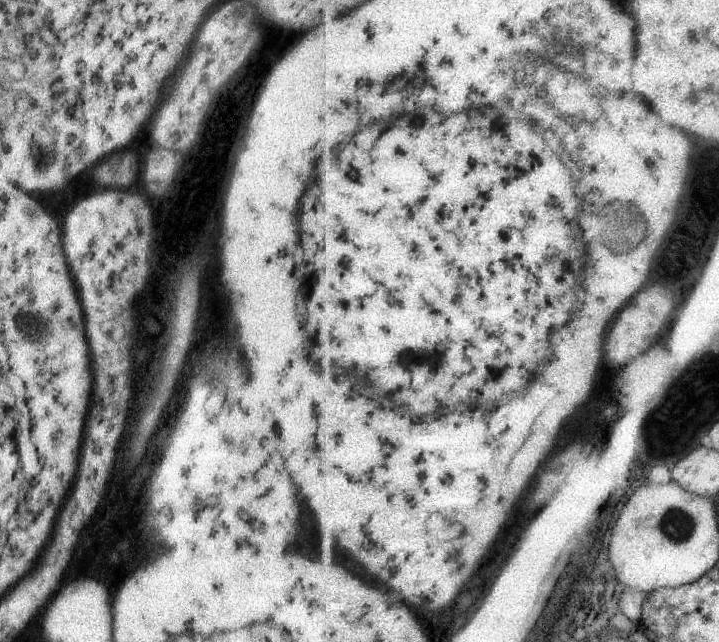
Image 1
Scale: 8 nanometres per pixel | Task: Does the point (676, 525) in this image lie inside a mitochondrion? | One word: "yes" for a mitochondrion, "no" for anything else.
yes

